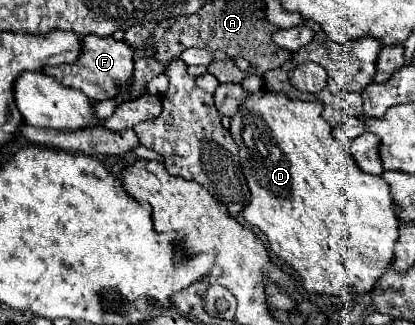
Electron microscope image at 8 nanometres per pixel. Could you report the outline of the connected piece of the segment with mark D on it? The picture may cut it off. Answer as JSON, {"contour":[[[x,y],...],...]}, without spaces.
{"contour":[[[255,92],[247,98],[247,102],[243,104],[243,108],[239,108],[239,112],[231,118],[231,136],[239,148],[239,160],[241,160],[241,170],[247,178],[249,190],[251,190],[251,204],[243,210],[243,218],[251,224],[257,226],[269,240],[269,248],[271,252],[283,260],[285,264],[289,264],[297,274],[299,274],[299,282],[303,286],[305,292],[313,292],[313,294],[331,294],[331,296],[341,296],[345,290],[355,288],[355,294],[367,294],[375,288],[377,280],[385,274],[385,270],[391,266],[391,262],[395,260],[395,244],[399,238],[399,222],[395,216],[395,206],[393,206],[393,198],[389,192],[389,184],[381,178],[381,176],[373,176],[373,174],[365,174],[347,154],[347,148],[335,140],[331,136],[331,126],[321,118],[323,112],[323,104],[319,102],[295,102],[289,100],[287,96],[277,96],[275,92]]]}

